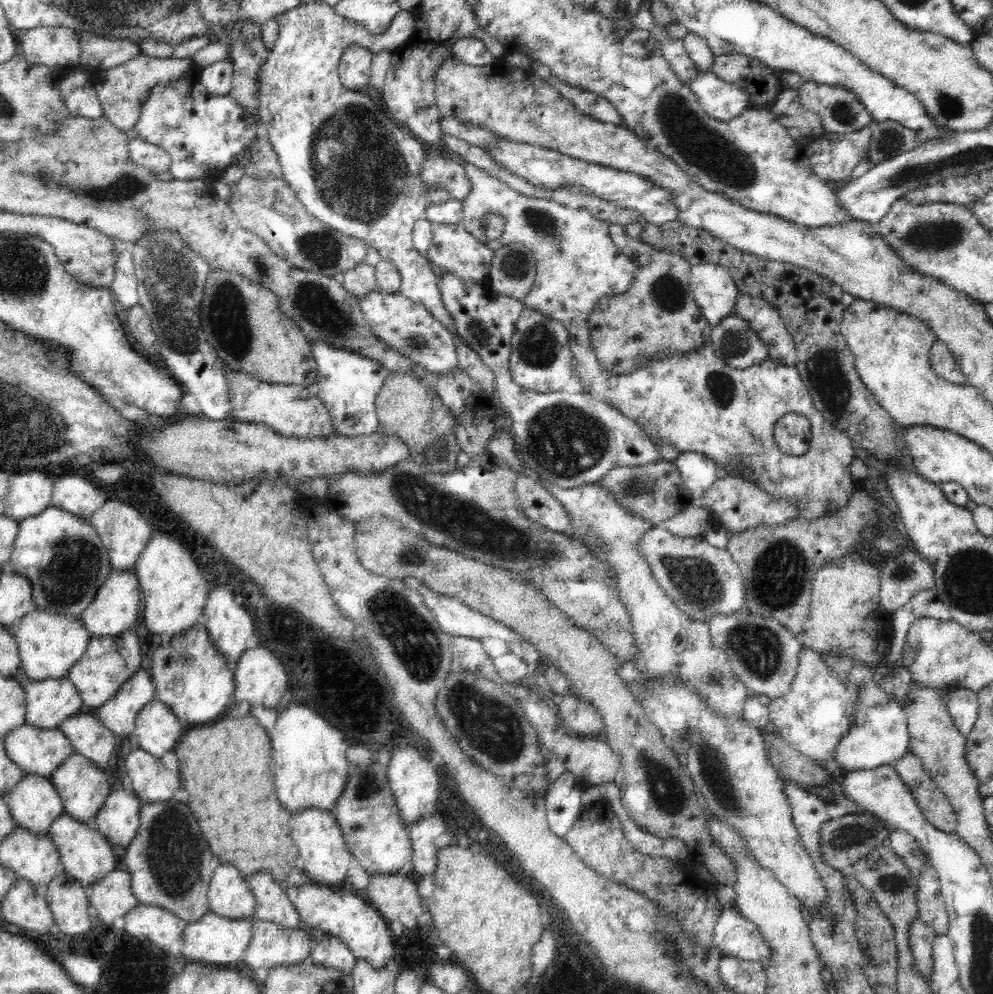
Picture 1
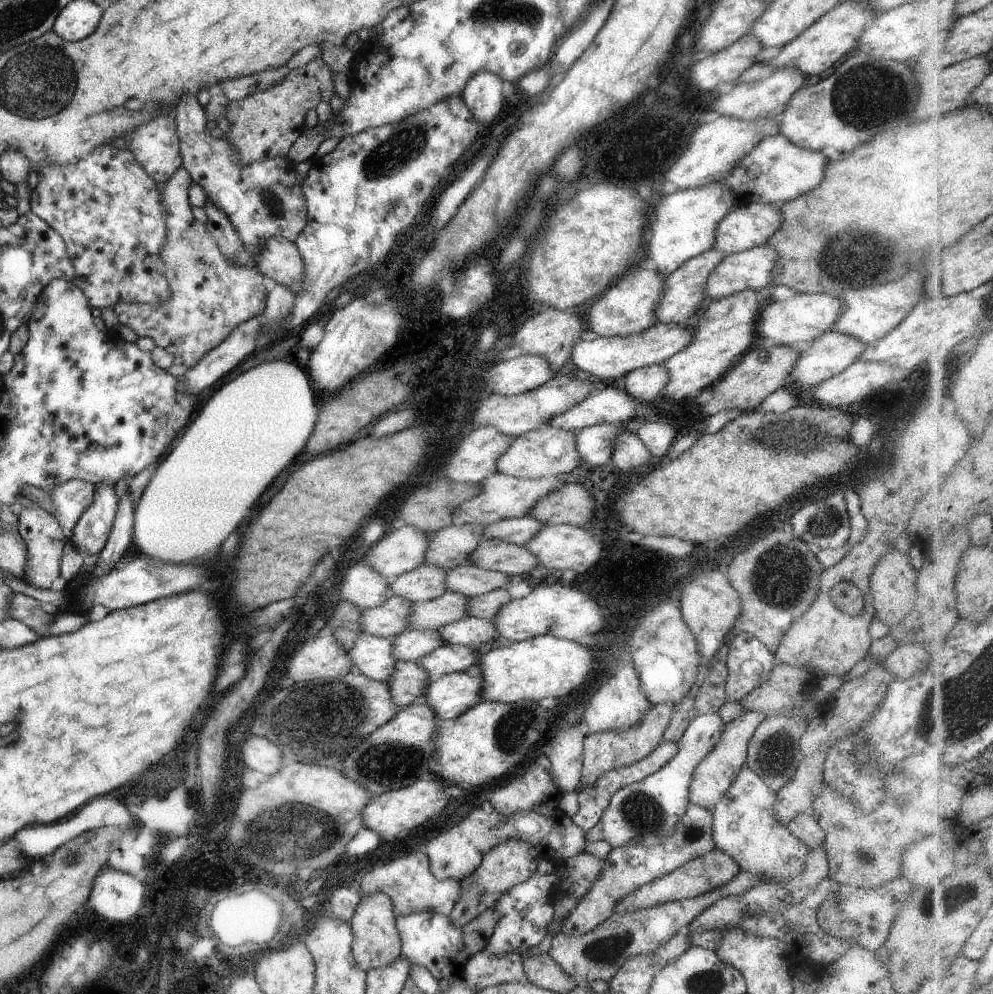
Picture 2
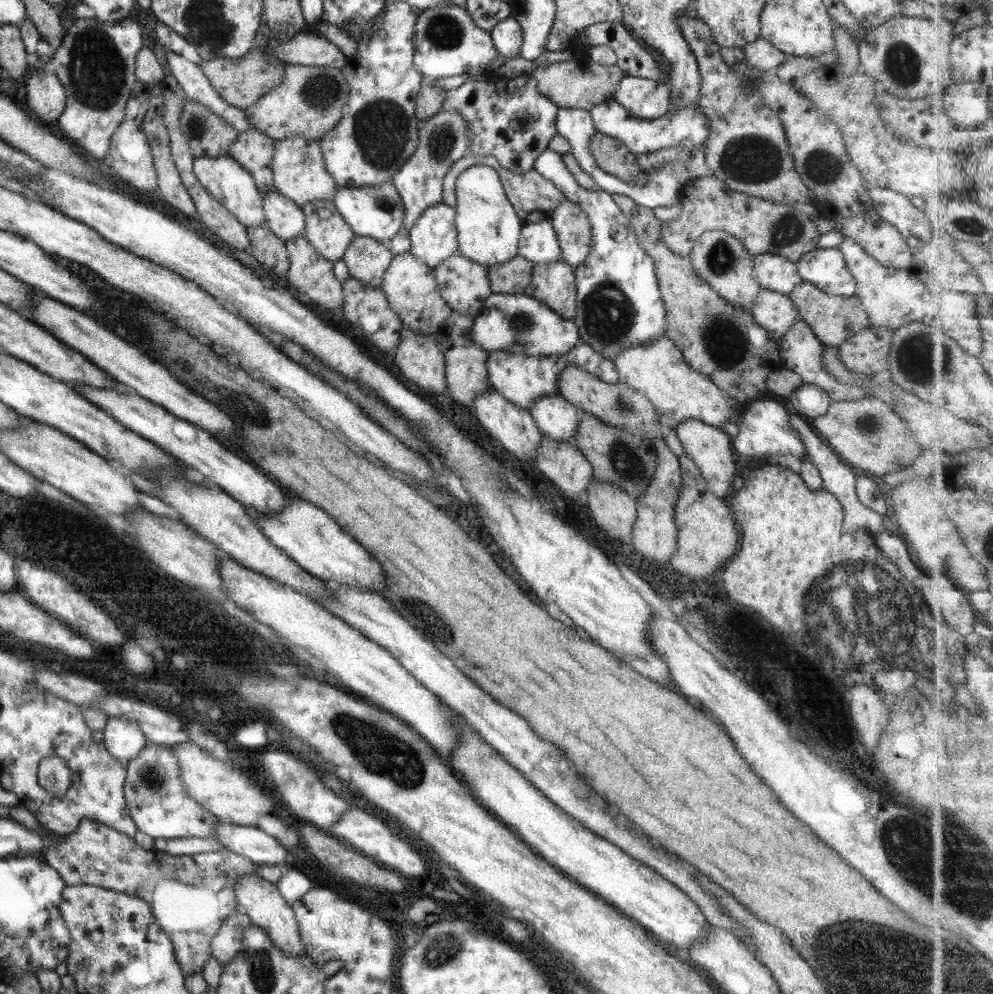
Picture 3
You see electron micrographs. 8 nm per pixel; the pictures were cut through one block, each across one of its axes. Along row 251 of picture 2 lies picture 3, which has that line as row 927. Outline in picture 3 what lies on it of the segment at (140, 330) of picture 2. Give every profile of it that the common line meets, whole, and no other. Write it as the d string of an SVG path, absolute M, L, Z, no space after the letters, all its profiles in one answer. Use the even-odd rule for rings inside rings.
M83 818L78 828L71 834L55 833L55 846L46 848L45 863L57 871L63 883L67 886L93 885L103 889L118 891L121 894L139 897L151 909L151 914L161 930L169 937L173 947L175 961L181 967L181 973L186 977L197 971L203 972L203 965L211 959L211 937L223 925L225 917L238 909L233 883L237 876L254 874L255 864L244 856L235 854L229 849L217 852L203 852L190 856L170 856L154 850L145 851L139 847L132 837L119 833L111 827L96 820Z

